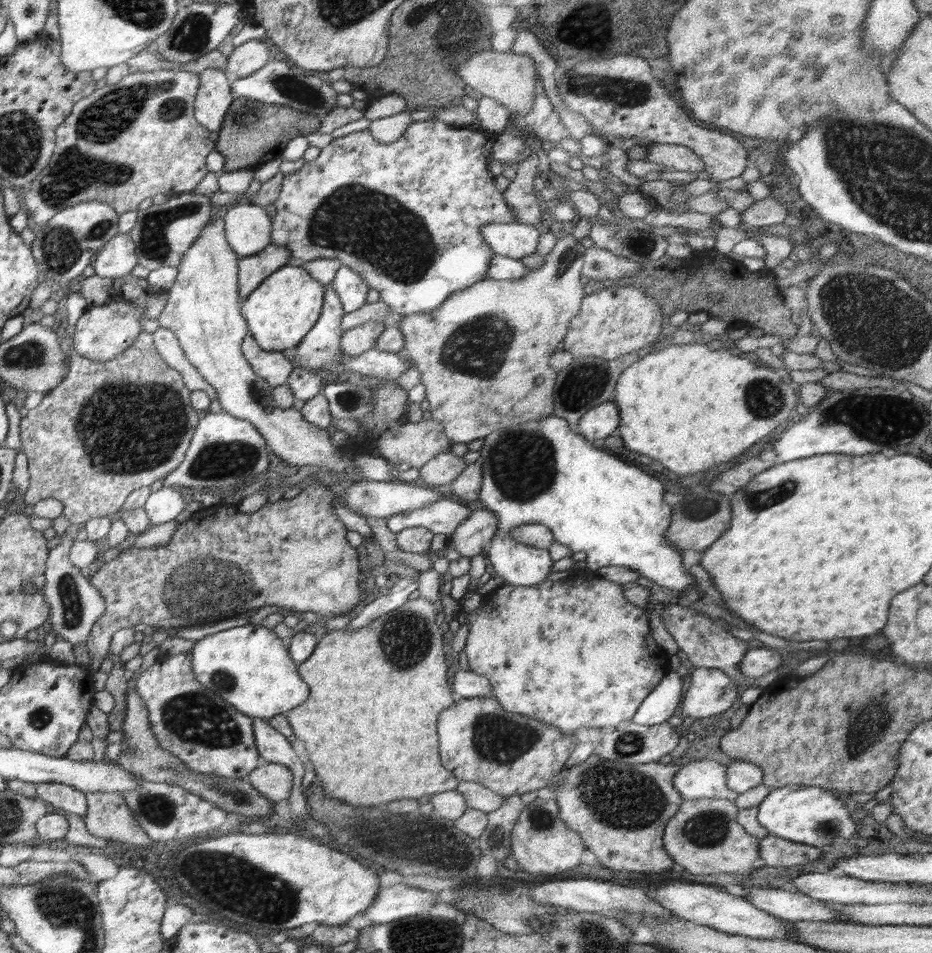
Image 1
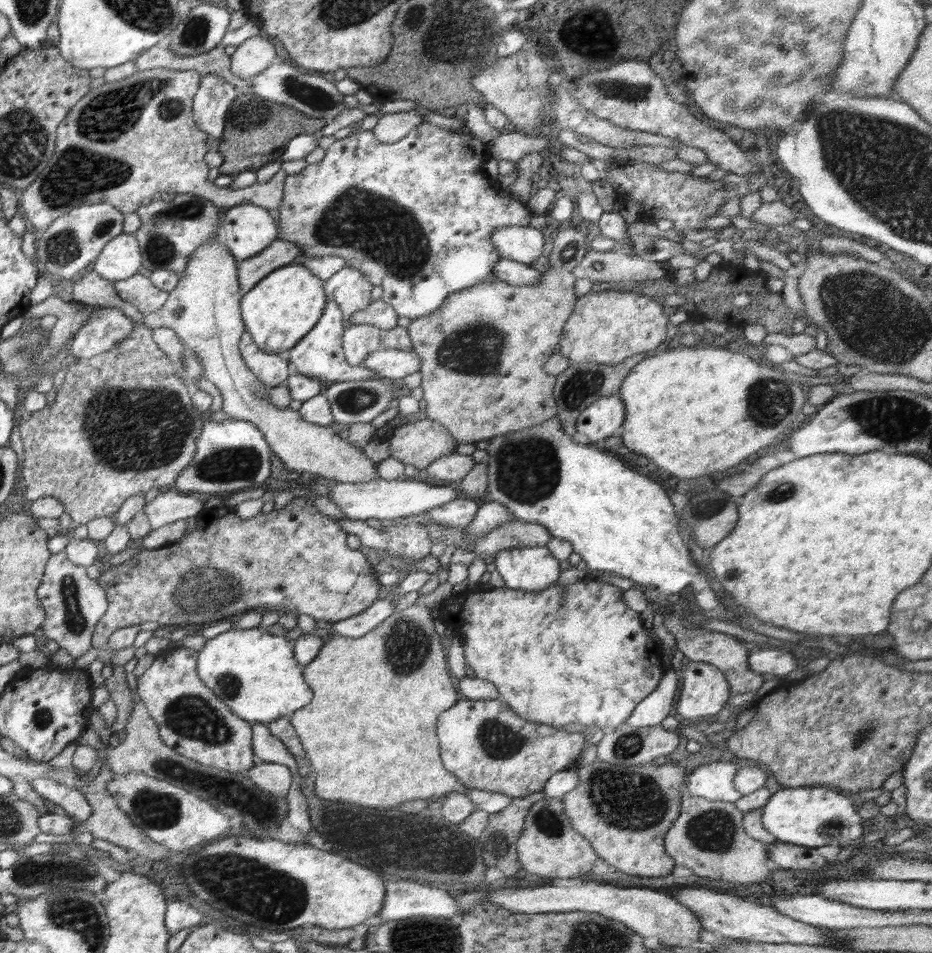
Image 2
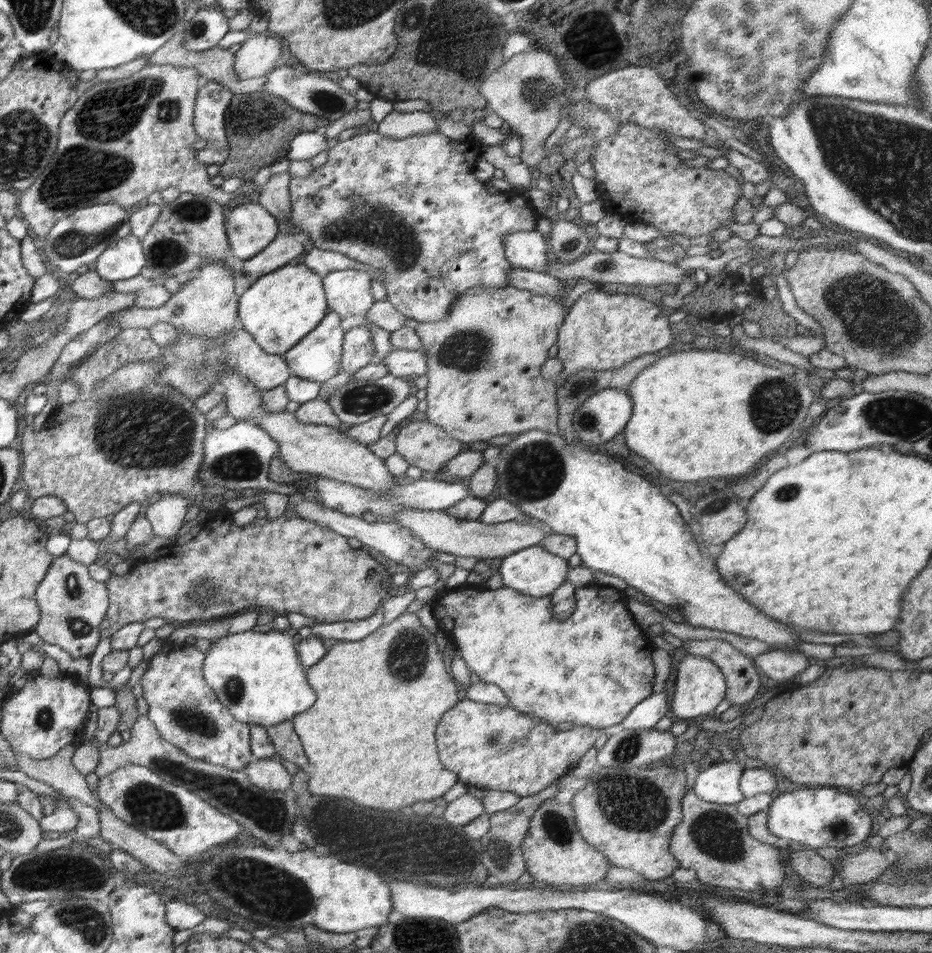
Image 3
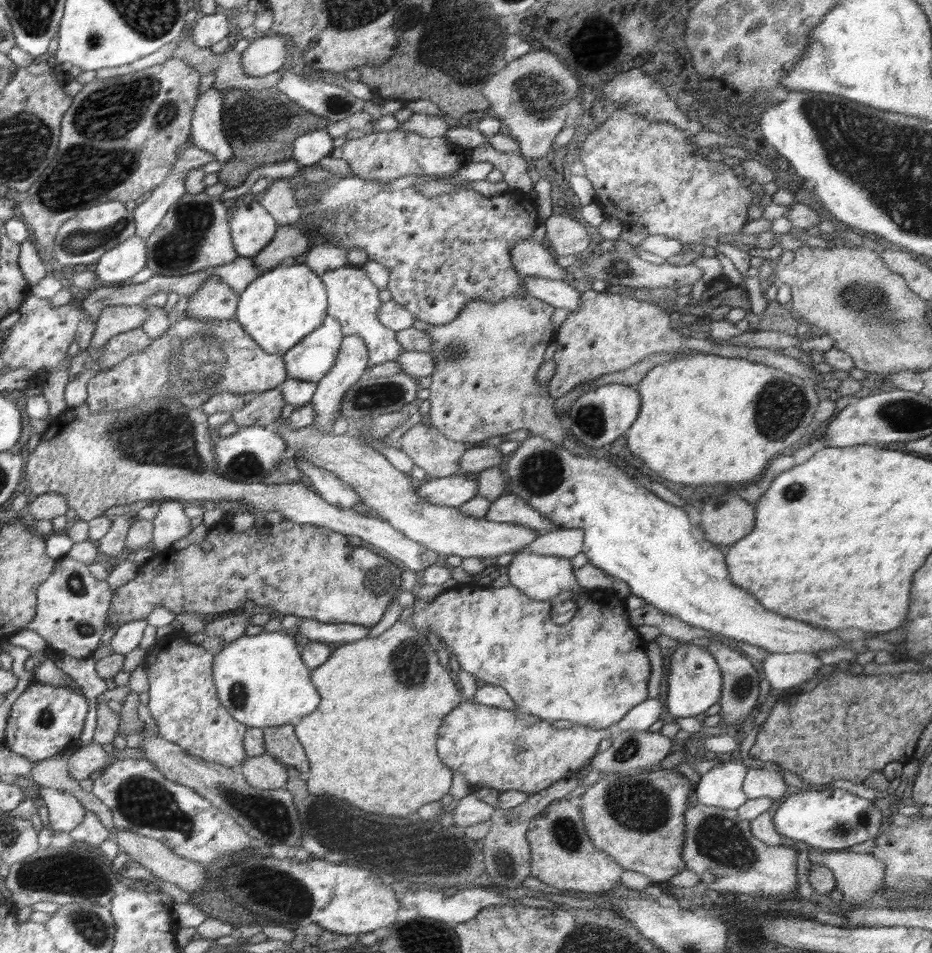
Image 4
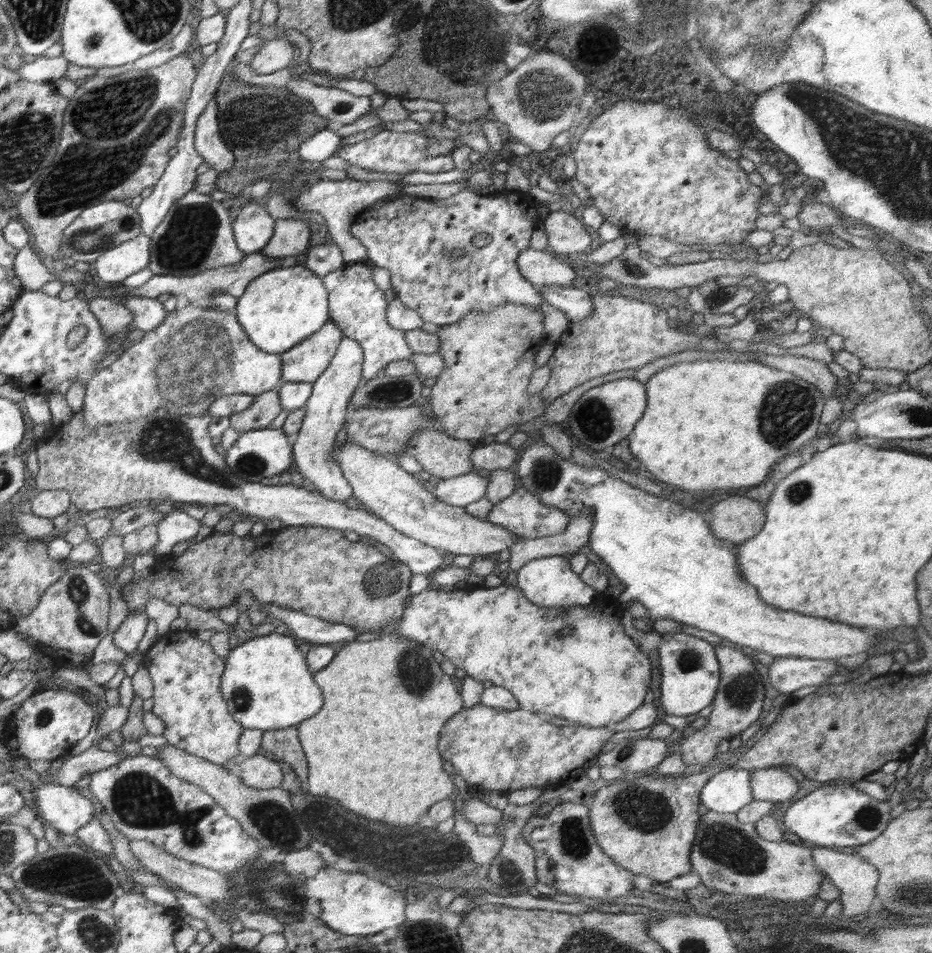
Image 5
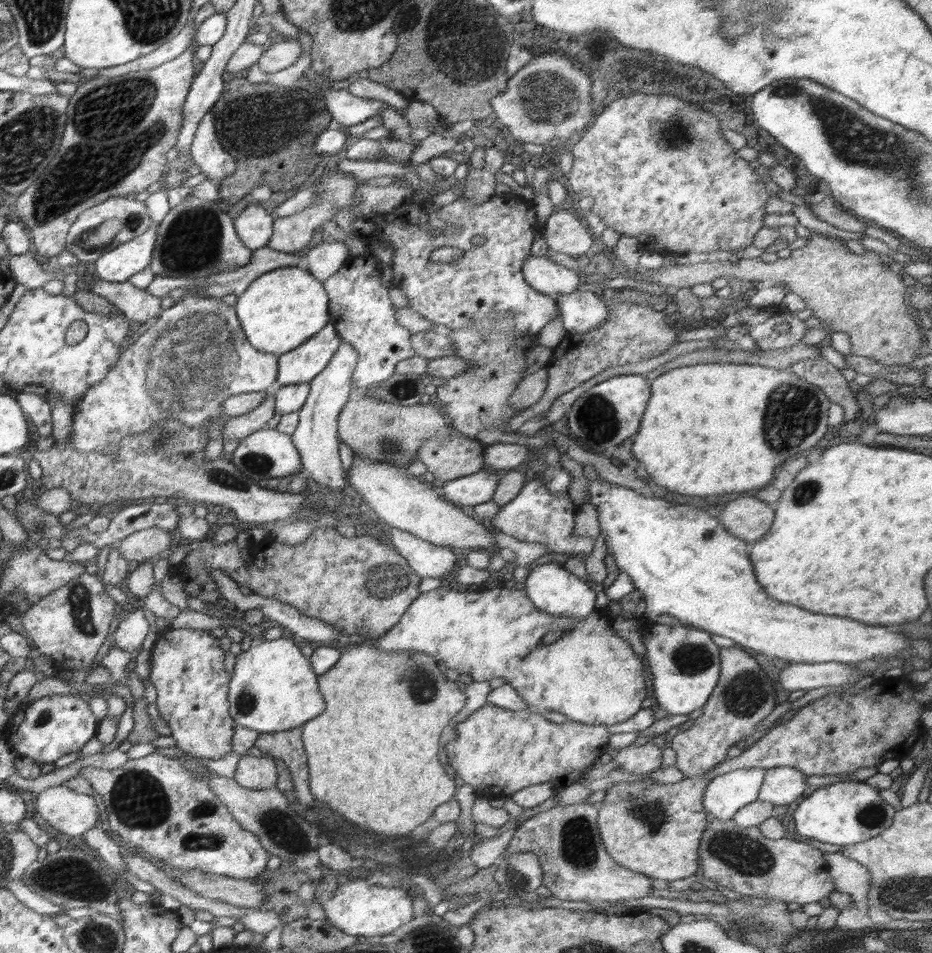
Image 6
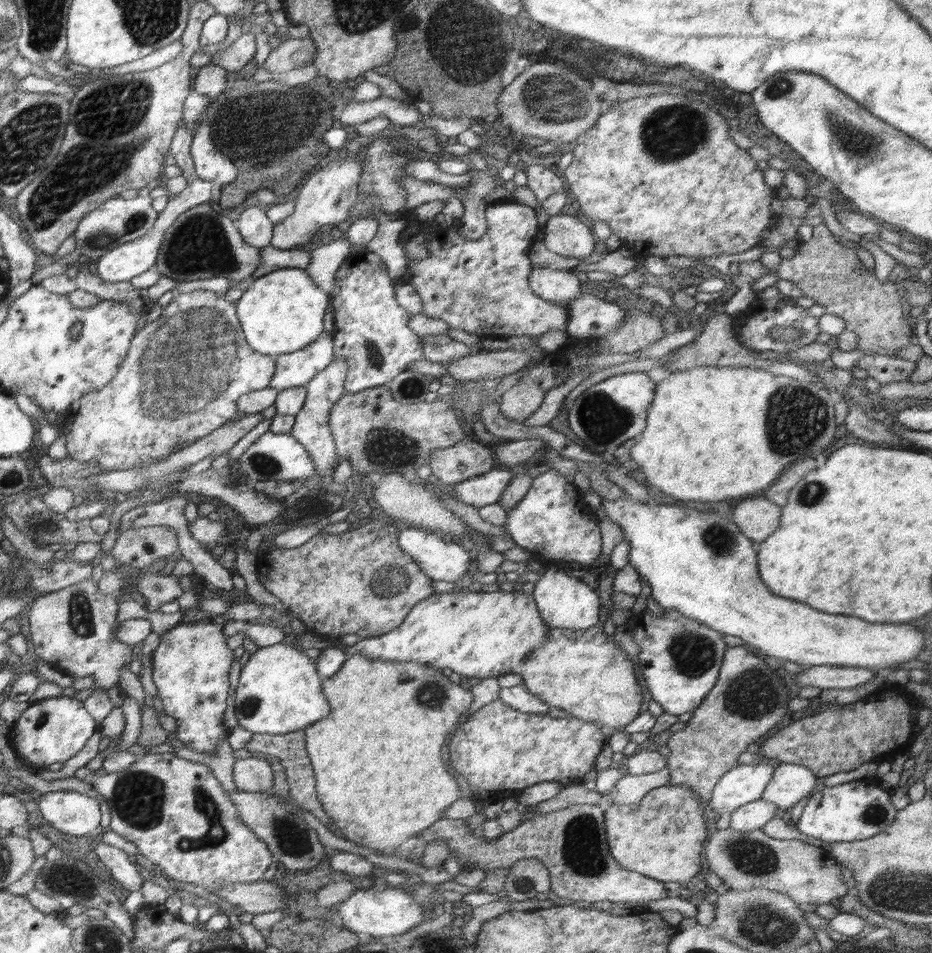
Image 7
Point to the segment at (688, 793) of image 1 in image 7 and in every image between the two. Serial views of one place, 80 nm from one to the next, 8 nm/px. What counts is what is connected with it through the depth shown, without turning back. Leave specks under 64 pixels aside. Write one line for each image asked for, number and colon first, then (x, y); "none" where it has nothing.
2: (714, 781)
3: (720, 783)
4: (722, 786)
5: (728, 791)
6: (726, 794)
7: (741, 785)

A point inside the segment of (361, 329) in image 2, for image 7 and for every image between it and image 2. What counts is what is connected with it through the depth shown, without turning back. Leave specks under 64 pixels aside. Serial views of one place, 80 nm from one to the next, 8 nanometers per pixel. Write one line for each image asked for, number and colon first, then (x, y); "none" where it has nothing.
3: (358, 351)
4: (352, 361)
5: (325, 412)
6: (316, 437)
7: (311, 428)

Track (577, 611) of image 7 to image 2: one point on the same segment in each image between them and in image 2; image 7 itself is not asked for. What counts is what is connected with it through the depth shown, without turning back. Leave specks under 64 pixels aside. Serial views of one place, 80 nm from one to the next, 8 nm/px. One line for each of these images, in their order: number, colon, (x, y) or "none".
2: (528, 568)
3: (536, 572)
4: (541, 577)
5: (549, 581)
6: (552, 588)

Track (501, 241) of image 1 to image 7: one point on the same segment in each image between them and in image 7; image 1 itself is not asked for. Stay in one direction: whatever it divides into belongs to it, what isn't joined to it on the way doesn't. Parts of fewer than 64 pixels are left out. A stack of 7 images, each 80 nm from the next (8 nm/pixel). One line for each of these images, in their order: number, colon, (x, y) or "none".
2: (525, 244)
3: (527, 249)
4: (530, 258)
5: (541, 269)
6: (541, 273)
7: (558, 286)

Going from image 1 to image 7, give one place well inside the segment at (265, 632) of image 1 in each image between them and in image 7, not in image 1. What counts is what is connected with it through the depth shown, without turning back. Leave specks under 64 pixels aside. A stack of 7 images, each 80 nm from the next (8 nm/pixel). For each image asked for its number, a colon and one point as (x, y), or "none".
2: (256, 674)
3: (256, 675)
4: (261, 679)
5: (266, 683)
6: (271, 689)
7: (279, 691)

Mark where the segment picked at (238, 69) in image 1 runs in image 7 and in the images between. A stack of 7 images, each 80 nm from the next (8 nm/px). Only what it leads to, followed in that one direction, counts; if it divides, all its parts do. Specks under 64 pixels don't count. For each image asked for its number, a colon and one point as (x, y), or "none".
2: (255, 54)
3: (258, 55)
4: (267, 54)
5: (273, 55)
6: (283, 52)
7: (294, 52)

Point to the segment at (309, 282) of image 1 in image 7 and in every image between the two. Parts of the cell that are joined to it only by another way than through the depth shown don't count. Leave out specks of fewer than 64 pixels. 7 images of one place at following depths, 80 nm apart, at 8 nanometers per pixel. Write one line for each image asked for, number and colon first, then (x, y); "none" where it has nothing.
2: (280, 311)
3: (280, 309)
4: (279, 309)
5: (279, 309)
6: (281, 310)
7: (280, 313)

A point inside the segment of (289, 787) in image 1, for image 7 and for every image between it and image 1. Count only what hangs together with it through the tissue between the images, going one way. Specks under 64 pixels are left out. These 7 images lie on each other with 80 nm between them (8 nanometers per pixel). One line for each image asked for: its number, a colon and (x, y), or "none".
2: (274, 778)
3: (270, 774)
4: (265, 772)
5: (262, 772)
6: (253, 772)
7: (251, 774)

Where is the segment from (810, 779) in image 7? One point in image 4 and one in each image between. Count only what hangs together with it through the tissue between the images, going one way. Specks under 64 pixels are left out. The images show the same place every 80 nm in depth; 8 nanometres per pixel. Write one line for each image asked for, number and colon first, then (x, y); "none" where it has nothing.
4: (759, 783)
5: (778, 786)
6: (783, 785)

